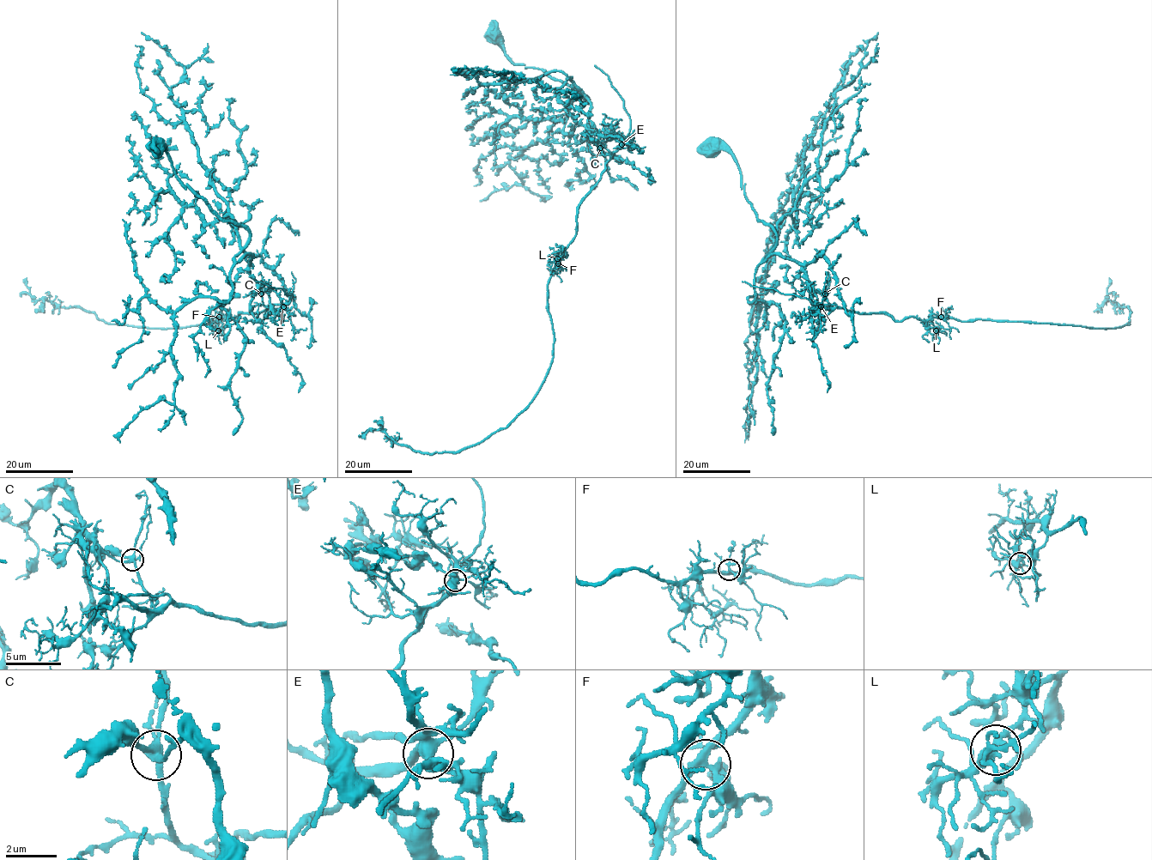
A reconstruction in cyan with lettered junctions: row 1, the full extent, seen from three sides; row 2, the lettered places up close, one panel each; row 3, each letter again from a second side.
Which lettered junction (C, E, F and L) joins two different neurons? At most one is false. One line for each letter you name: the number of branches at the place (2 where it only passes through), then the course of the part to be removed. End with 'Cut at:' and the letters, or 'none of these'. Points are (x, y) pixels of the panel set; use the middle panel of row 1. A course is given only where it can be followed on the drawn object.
C: 5 branches meet; foreign part runs (599, 148), (609, 159), (548, 284), (554, 356), (534, 399), (455, 452), (421, 453), (381, 429), (365, 432)
Cut at: C

